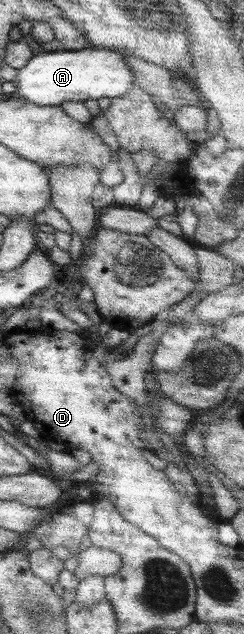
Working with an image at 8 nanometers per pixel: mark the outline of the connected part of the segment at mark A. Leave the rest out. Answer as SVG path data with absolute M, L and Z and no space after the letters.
M104 48L63 50L32 56L17 74L16 92L20 98L41 106L60 106L64 101L98 100L102 97L124 97L135 86L135 75L125 57Z

